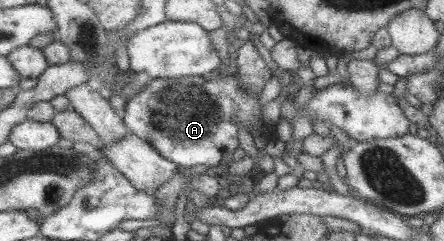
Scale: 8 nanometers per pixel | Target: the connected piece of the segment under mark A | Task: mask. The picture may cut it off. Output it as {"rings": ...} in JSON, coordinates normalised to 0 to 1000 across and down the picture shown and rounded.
{"rings":[[[563,162],[545,170],[534,199],[536,328],[563,369],[556,390],[518,307],[514,320],[489,311],[482,332],[464,336],[455,315],[336,328],[327,365],[286,419],[284,523],[340,593],[360,643],[421,697],[437,685],[486,693],[523,672],[527,627],[541,610],[536,510],[556,544],[577,523],[601,585],[626,581],[619,519],[590,502],[590,440],[577,419],[590,353],[608,328],[608,295],[572,212]]]}

